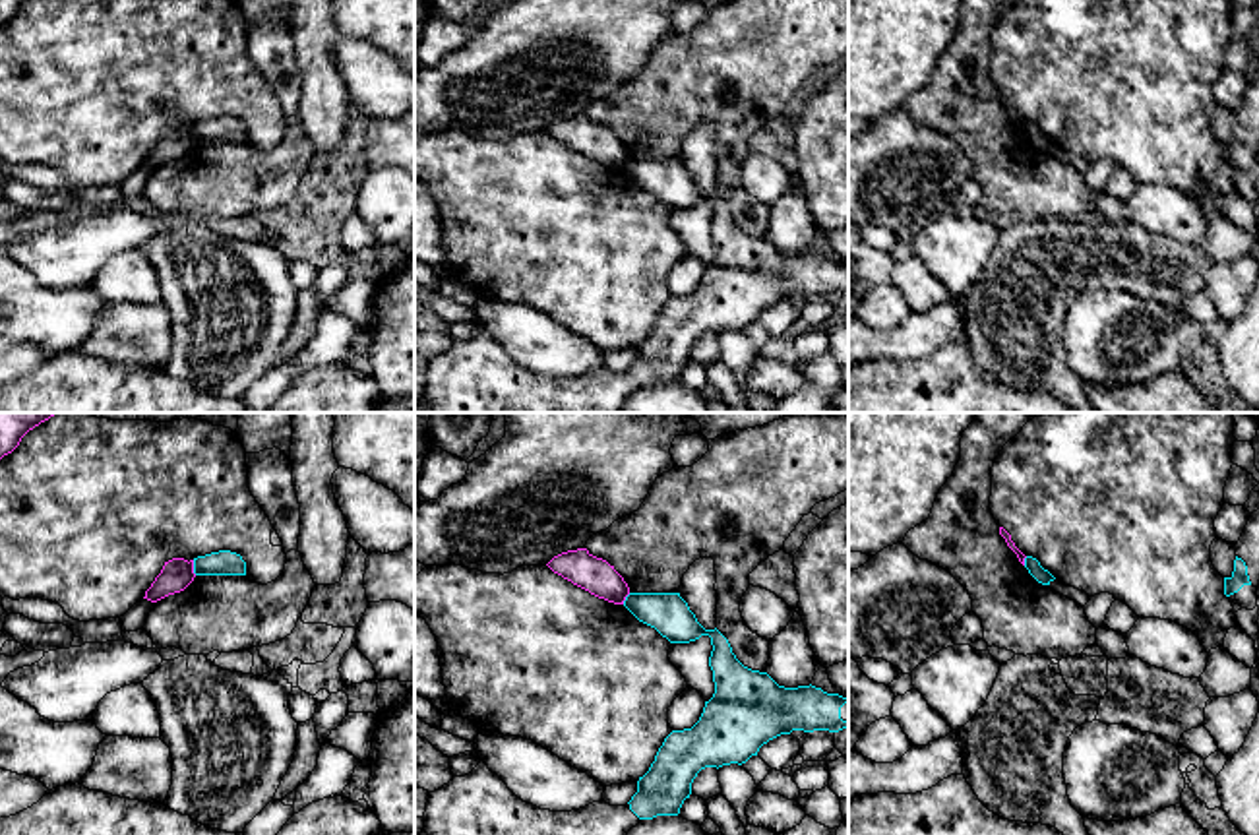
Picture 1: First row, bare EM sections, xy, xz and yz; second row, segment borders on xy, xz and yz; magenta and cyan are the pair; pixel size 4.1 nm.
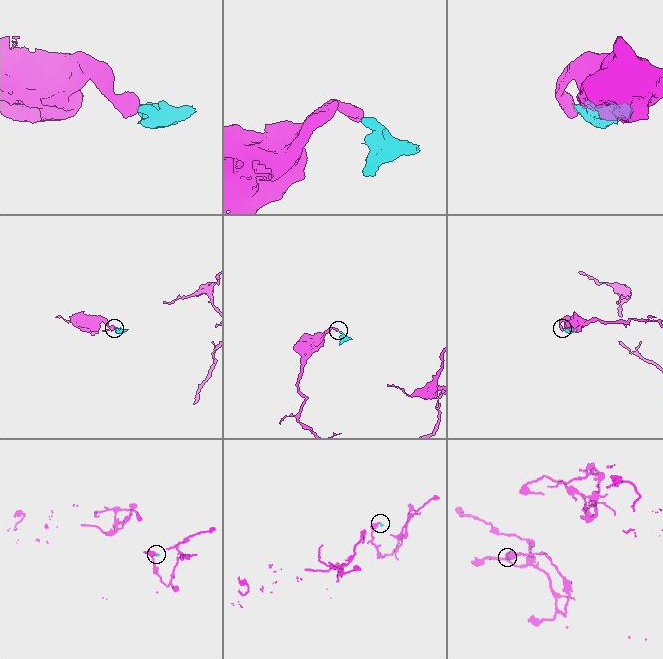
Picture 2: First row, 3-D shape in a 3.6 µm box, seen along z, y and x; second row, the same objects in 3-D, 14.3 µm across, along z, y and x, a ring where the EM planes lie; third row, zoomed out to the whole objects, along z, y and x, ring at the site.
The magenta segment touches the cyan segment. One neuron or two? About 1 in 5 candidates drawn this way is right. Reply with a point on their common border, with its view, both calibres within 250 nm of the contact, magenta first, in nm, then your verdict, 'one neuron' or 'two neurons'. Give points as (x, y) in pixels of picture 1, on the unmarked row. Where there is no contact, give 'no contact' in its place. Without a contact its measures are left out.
contact xy (192, 134); calibres 140 and 110 nm; two neurons

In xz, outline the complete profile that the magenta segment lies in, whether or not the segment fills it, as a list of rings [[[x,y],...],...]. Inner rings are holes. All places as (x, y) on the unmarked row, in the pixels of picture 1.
[[[587,114],[568,116],[546,130],[554,139],[614,170],[624,170],[630,153],[606,126]]]

